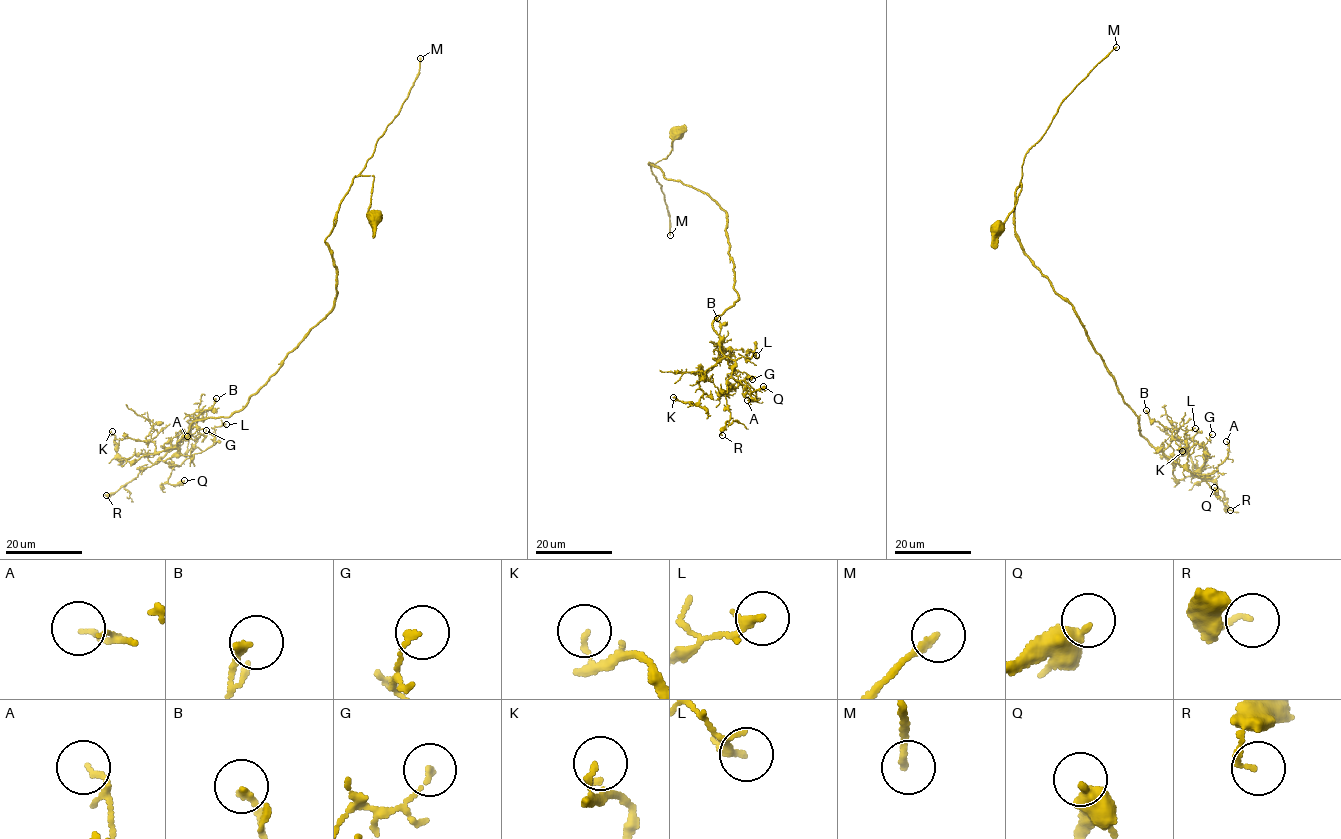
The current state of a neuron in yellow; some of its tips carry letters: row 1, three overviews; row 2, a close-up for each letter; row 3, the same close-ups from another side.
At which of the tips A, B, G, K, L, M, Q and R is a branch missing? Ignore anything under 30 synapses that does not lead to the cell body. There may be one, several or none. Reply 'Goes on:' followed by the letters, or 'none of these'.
Goes on: M

